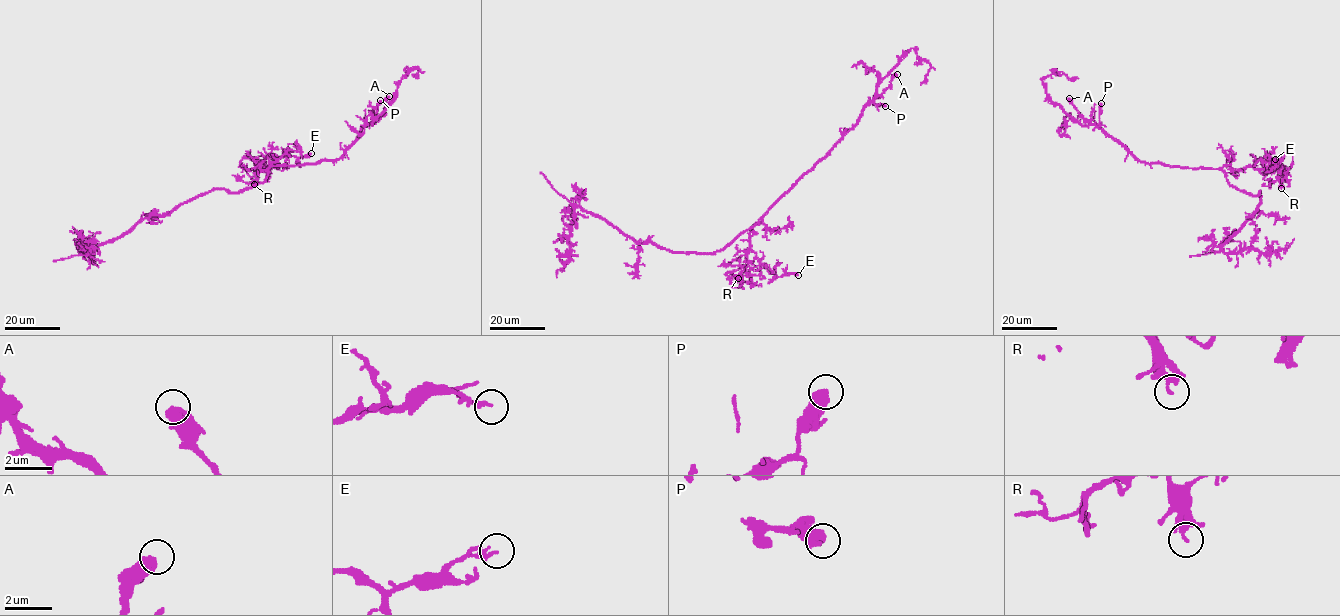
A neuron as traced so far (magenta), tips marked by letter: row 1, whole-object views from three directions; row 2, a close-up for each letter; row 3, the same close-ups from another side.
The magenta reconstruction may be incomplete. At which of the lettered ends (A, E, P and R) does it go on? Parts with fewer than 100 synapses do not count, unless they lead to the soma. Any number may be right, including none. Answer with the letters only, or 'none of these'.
none of these

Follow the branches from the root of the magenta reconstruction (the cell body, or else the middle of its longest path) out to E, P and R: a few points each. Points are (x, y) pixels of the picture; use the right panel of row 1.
E: (1226, 177), (1227, 173), (1252, 166), (1257, 161), (1276, 163), (1275, 159)
P: (1226, 177), (1219, 169), (1184, 168), (1141, 162), (1097, 126), (1100, 125), (1101, 103)
R: (1226, 177), (1227, 173), (1246, 167), (1266, 169), (1277, 162), (1282, 175), (1281, 188)

